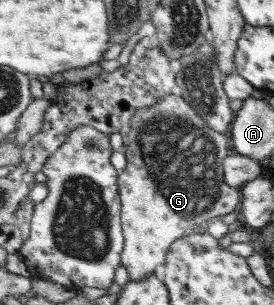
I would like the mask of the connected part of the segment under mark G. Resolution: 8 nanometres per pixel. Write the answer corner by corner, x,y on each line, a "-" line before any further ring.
173,93
171,96
165,96
165,100
161,100
161,104
157,104
156,107
147,107
137,111
136,114
131,116
131,124
129,124
129,126
130,131
127,135
125,151
126,161
128,163
126,164
126,168
121,172
119,178
122,200
122,224
125,237
122,264
128,268
131,280
140,281
141,279
148,278
149,275
153,275
154,272
157,272
157,266
166,263
168,252
171,251
172,244
175,243
177,239
189,235
191,232
201,230
208,221
217,218
217,216
235,212
237,206
242,203
242,193
240,188
229,186
225,180
224,161
227,159
227,156
230,156
234,152
230,135
226,135
225,133
211,128
211,125
205,120
205,117
201,116
201,113
197,112
197,109
178,93

